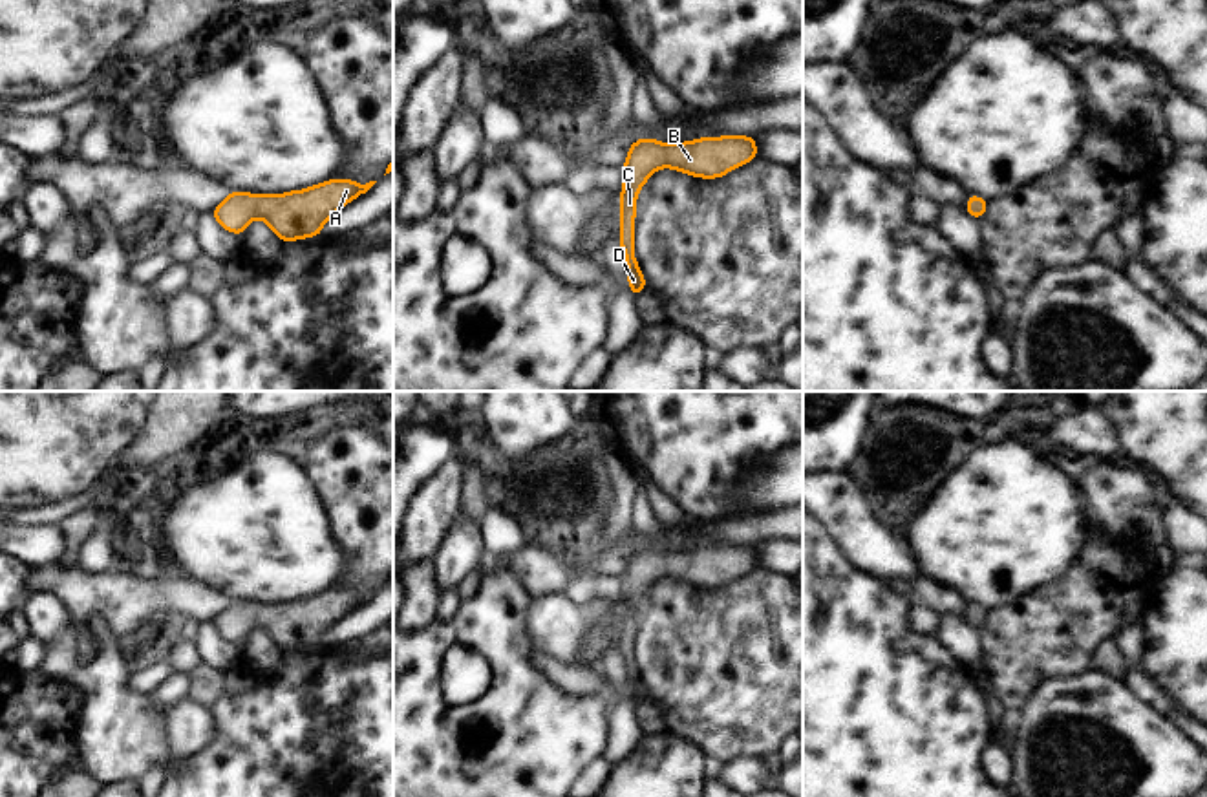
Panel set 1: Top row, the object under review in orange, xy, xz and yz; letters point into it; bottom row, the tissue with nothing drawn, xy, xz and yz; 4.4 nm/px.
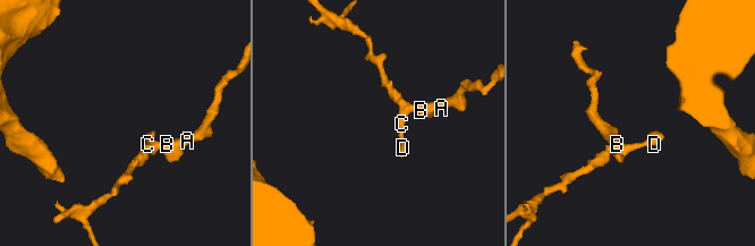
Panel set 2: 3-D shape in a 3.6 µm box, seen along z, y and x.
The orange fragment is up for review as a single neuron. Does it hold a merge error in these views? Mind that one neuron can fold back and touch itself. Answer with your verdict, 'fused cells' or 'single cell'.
single cell

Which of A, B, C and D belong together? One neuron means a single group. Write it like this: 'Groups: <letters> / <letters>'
Groups: A B C D

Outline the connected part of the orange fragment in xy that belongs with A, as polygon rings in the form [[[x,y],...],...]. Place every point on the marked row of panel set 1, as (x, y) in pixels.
[[[340,175],[283,194],[260,196],[247,190],[230,190],[210,214],[223,230],[232,232],[236,238],[256,218],[263,219],[282,243],[320,238],[322,227],[375,183],[362,185]]]

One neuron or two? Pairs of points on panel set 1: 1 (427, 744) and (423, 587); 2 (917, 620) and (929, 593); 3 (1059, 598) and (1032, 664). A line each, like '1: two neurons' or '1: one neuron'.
1: two neurons
2: two neurons
3: one neuron

